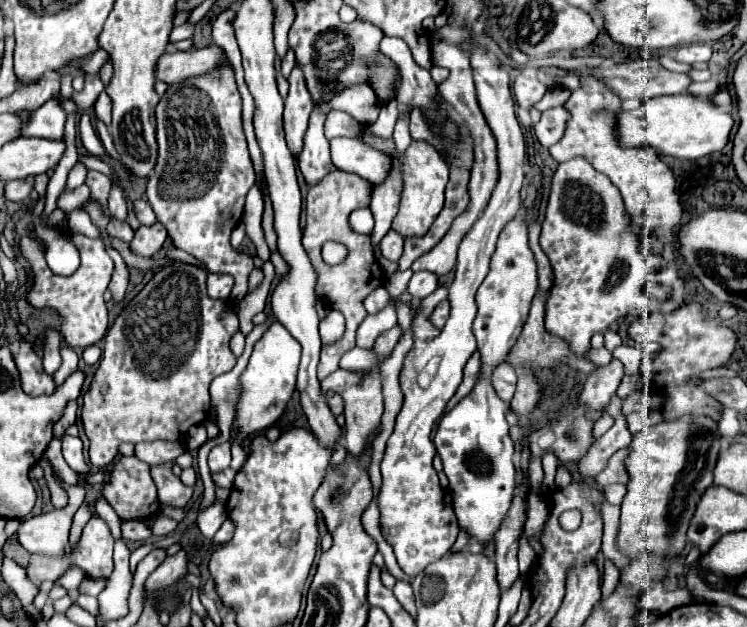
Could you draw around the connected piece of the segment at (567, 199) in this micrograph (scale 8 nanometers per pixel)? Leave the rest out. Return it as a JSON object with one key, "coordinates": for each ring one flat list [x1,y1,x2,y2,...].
{"coordinates":[[575,157,567,163,559,163,553,179,551,179,551,193,547,199,545,221,541,231,541,247,547,253,551,267,553,267,553,287,547,301,547,315,545,315,545,329,549,335,563,339,569,345,569,367,591,375,595,373,597,365,585,359,585,353,591,349,591,337,609,329,613,321,619,317,631,315,641,317,647,313,671,313,675,311,685,299,689,299,689,289,683,279,679,279,677,269,661,255,649,251,647,241,639,241,631,227,627,209,619,189,611,183,605,173,599,173,591,163,583,161,583,157]]}

